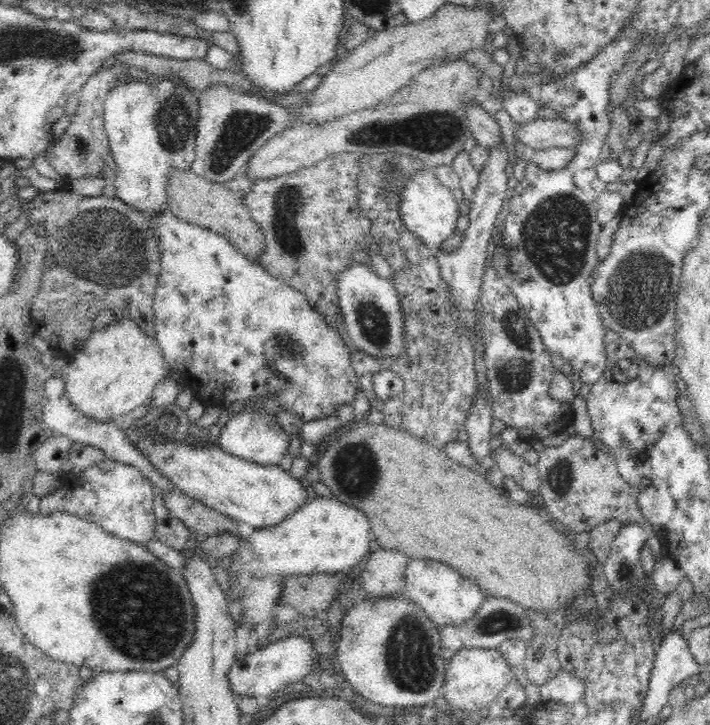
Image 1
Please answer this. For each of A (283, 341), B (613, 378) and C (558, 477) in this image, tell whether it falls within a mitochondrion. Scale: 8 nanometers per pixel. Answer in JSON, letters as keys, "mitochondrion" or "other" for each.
{"A":"mitochondrion","B":"other","C":"mitochondrion"}

